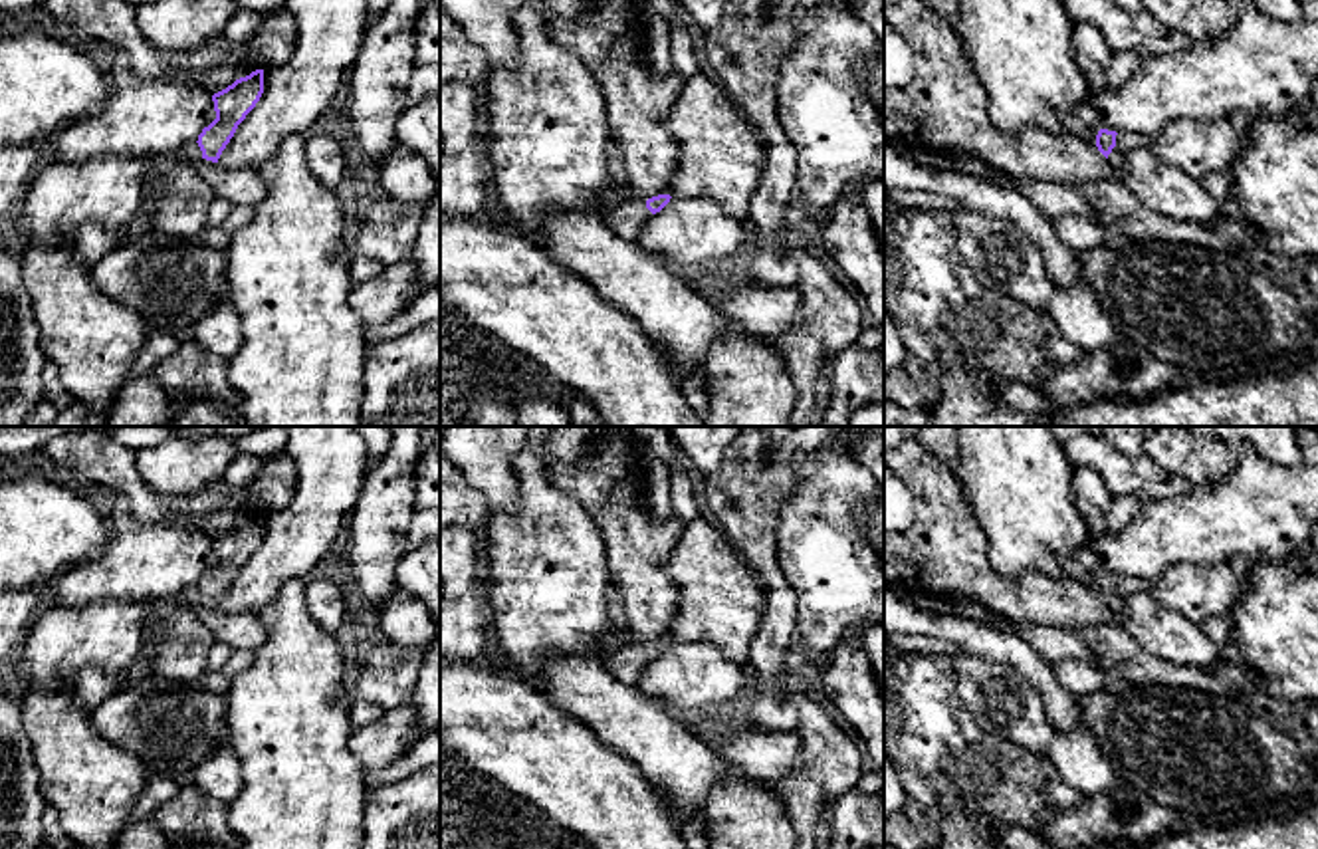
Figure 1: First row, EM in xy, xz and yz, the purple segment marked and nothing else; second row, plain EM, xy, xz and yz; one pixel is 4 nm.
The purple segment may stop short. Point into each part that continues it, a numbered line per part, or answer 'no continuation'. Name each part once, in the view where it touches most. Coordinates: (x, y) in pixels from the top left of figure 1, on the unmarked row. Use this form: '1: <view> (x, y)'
1: xy (191, 598)

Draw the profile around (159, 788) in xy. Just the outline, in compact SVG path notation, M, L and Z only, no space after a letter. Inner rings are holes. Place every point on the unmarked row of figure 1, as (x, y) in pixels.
M147 770L145 788L131 813L131 821L149 817L163 803L170 801L180 791L180 786L180 782L166 774Z

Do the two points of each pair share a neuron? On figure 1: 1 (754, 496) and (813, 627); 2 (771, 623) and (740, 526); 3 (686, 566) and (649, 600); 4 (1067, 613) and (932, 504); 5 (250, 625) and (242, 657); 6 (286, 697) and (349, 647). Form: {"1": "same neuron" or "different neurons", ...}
{"1": "different neurons", "2": "same neuron", "3": "different neurons", "4": "same neuron", "5": "different neurons", "6": "different neurons"}

